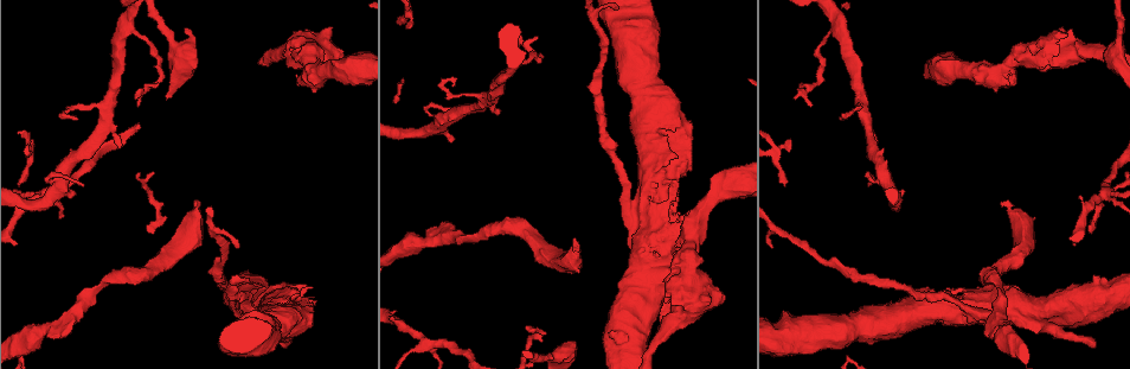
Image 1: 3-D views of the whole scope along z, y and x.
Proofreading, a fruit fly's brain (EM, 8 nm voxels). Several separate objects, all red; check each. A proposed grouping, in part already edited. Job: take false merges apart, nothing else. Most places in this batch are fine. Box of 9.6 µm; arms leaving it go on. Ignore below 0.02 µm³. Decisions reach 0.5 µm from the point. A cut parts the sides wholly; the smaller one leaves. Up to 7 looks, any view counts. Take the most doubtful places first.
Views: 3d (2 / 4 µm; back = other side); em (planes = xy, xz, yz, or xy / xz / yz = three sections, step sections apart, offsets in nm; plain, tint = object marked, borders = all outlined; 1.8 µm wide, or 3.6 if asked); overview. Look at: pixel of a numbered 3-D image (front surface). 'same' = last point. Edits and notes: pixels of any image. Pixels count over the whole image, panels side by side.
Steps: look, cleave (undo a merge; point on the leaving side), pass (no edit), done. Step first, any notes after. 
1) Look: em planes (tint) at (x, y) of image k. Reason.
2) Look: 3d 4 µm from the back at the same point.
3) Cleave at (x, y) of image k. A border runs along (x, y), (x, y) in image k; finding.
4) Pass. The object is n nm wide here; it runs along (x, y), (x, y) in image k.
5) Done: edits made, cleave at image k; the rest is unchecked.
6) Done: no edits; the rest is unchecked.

Look: em planes (tint) at (963, 311) of image 1. Four arms meet.

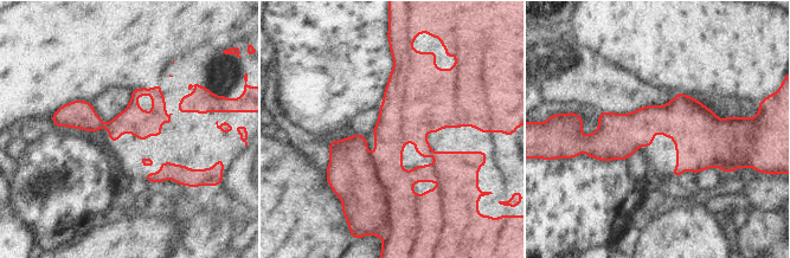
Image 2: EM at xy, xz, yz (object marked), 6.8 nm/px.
Cleave at (351, 173) of image 2. The object is 190 nm wide here; two cells meet here.

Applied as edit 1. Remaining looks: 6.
Look: overview. See it whole again.

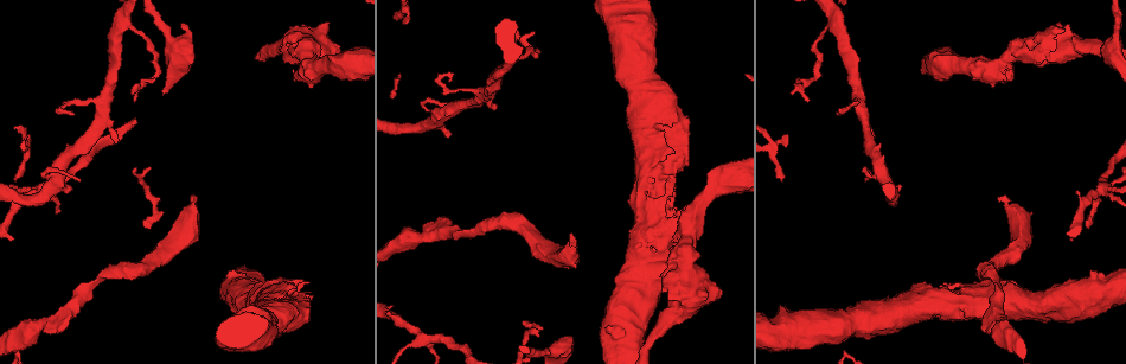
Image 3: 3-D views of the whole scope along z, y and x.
Look: em planes (tint) at (127, 12) of image 3. Side arm on a straight run.

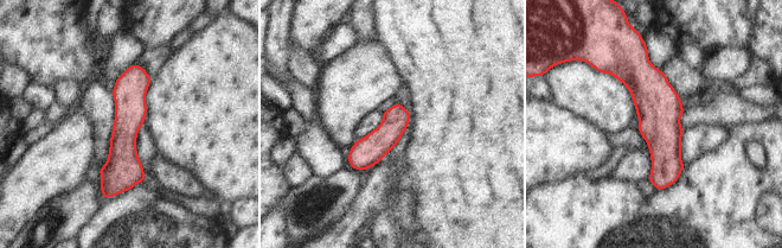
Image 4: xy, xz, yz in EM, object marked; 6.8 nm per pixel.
Pass. It runs along (645, 55), (660, 186) in image 4; one cell here.

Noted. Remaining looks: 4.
Look: 3d 4 µm at (861, 103) of image 3.

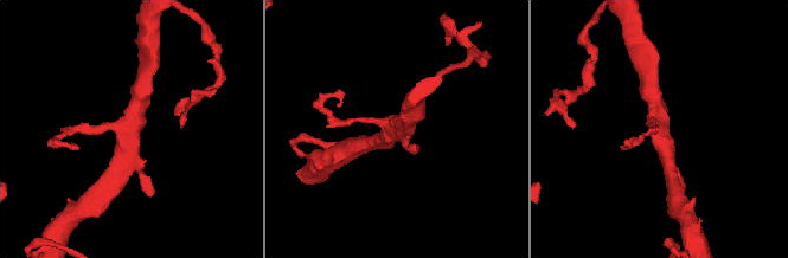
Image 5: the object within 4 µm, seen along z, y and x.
Look: em yz step 4 (tint) at (131, 130) of image 5.

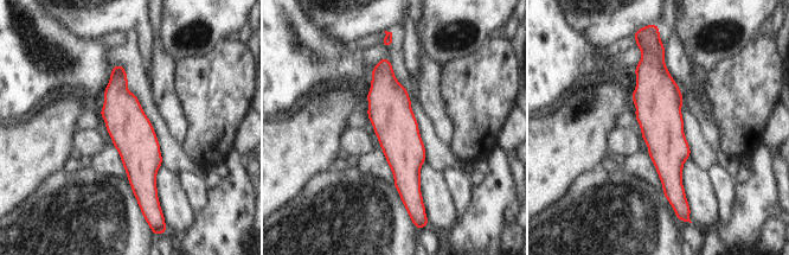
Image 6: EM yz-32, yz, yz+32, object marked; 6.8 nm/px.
Look: em planes (tint) at the same point.

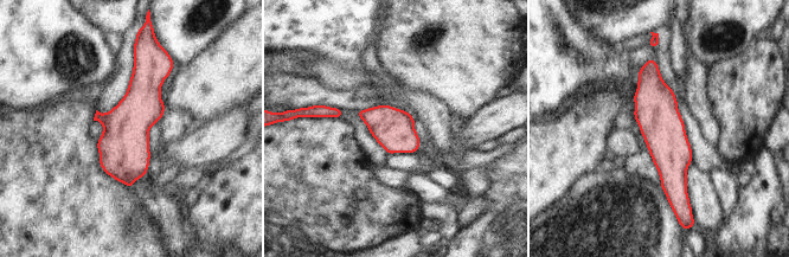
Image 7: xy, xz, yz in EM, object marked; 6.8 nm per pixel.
Pass. It runs along (649, 63), (672, 154), (674, 199) in image 7; one cell here.

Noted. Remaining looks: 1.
Done: edits made, cleave at image 2; the rest is unchecked.

